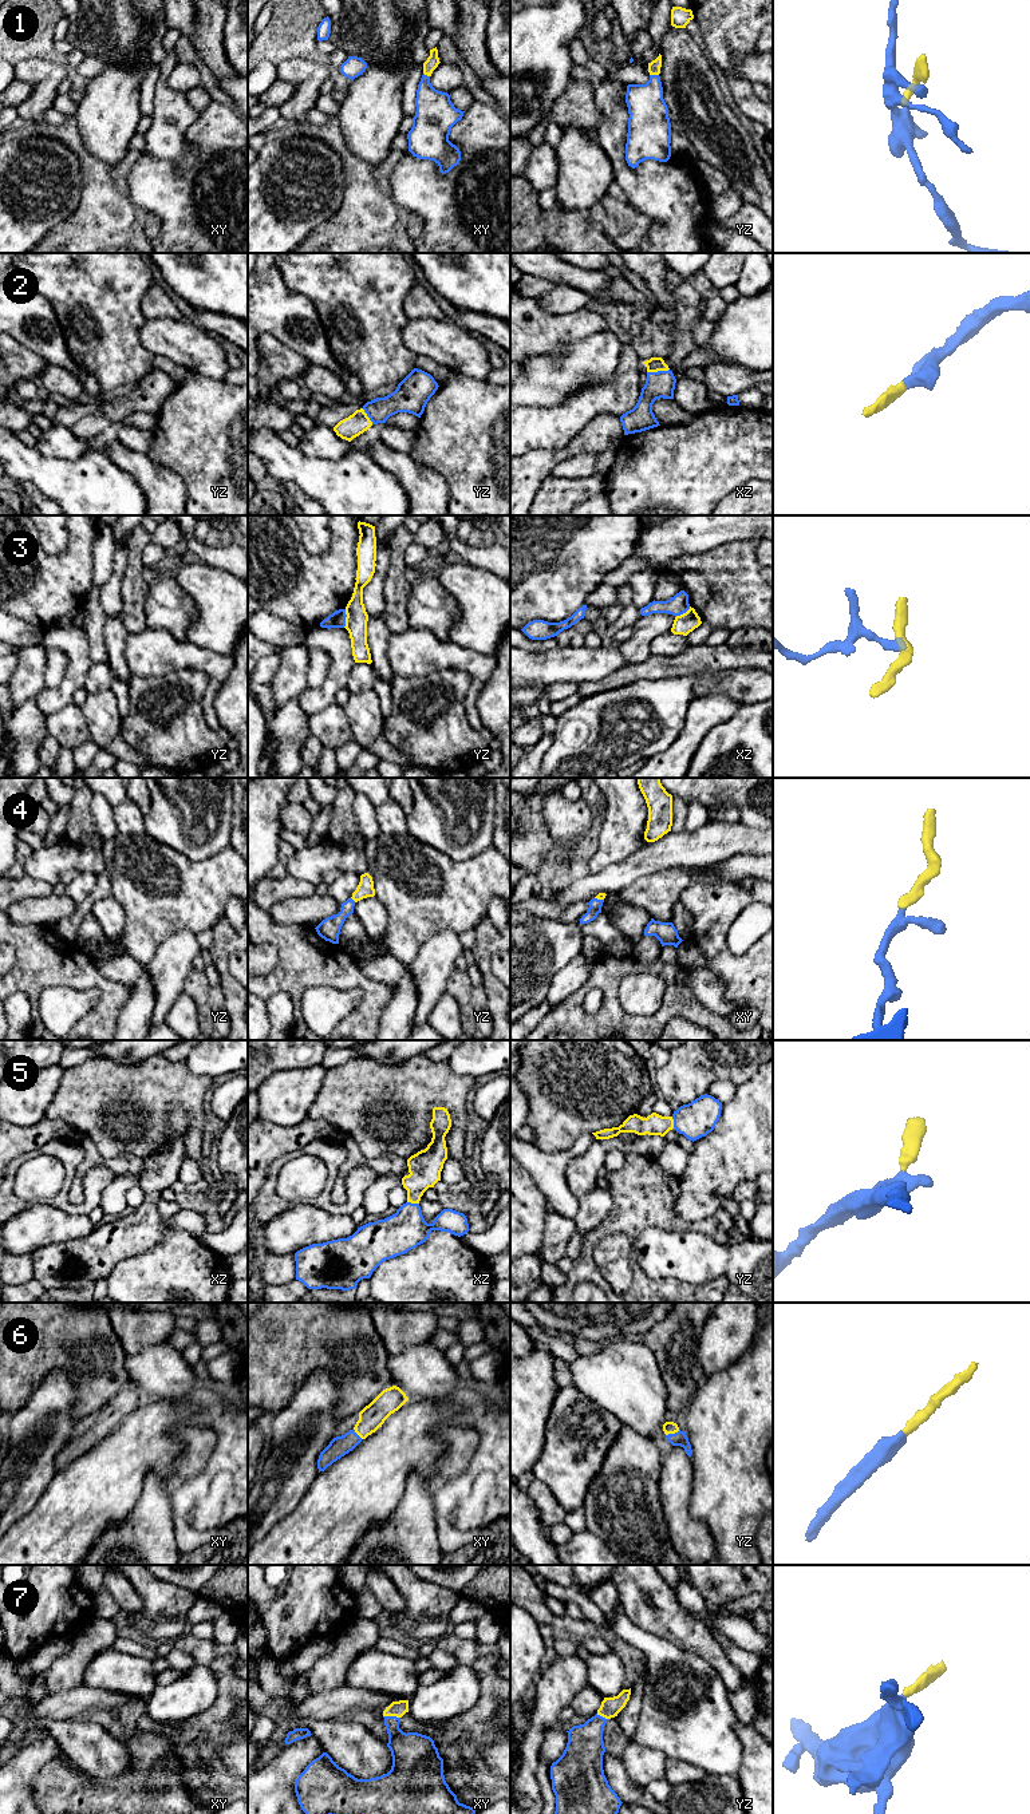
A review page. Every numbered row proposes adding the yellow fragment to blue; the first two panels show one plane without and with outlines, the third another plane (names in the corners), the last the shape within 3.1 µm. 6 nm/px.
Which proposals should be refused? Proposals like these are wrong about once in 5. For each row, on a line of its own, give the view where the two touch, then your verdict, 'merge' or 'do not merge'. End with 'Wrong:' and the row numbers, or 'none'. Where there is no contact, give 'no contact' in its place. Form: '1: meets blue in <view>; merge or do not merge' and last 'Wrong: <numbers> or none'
1: meets blue in yz; merge
2: meets blue in xz; merge
3: meets blue in yz; do not merge
4: meets blue in yz; merge
5: meets blue in xz; merge
6: meets blue in yz; merge
7: meets blue in xy; merge
Wrong: 3

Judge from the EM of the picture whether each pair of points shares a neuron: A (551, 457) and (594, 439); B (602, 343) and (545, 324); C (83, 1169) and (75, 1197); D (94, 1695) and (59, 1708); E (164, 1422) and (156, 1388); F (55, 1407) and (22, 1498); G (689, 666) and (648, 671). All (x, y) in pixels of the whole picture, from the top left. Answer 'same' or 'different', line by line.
A: same
B: different
C: same
D: same
E: different
F: same
G: same

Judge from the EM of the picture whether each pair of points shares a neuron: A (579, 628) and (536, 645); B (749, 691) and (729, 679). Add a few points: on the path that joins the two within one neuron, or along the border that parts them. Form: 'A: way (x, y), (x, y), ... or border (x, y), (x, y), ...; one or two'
A: way (568, 633), (561, 640), (547, 645); one
B: way (744, 686), (734, 683); one

